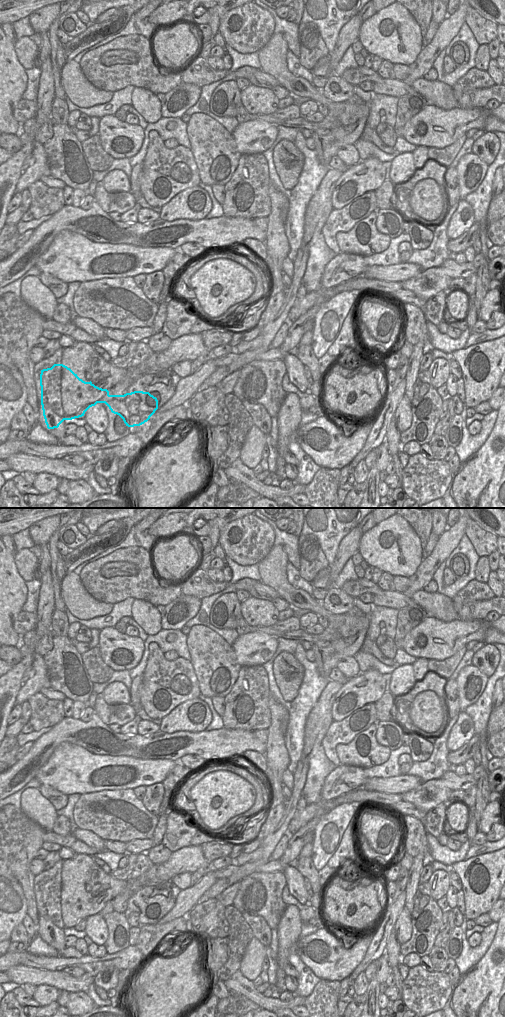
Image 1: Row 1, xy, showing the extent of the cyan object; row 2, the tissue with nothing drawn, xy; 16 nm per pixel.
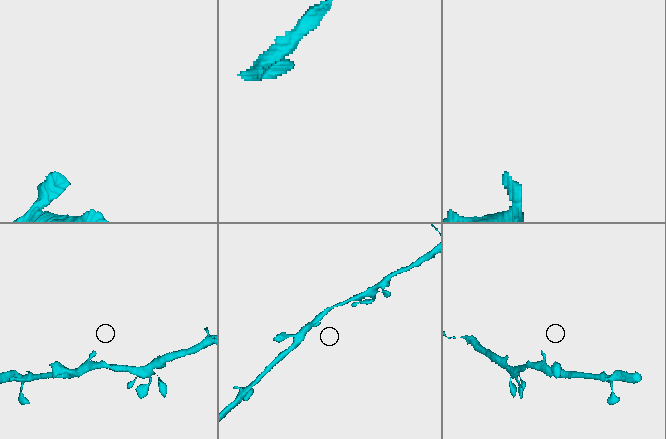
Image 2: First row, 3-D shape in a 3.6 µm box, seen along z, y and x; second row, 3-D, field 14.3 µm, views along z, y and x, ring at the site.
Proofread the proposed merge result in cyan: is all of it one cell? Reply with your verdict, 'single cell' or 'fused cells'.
single cell

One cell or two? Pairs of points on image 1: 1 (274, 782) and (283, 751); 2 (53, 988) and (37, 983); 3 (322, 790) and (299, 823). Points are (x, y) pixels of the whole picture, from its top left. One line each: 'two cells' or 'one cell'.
1: one cell
2: one cell
3: two cells

